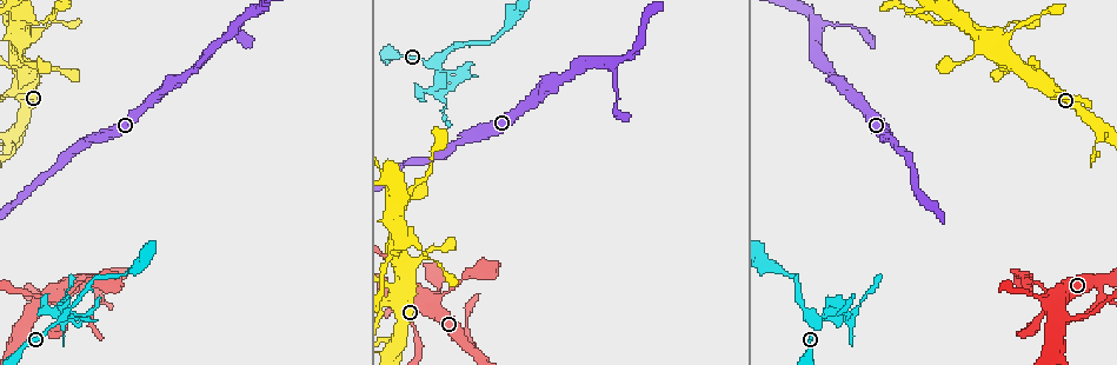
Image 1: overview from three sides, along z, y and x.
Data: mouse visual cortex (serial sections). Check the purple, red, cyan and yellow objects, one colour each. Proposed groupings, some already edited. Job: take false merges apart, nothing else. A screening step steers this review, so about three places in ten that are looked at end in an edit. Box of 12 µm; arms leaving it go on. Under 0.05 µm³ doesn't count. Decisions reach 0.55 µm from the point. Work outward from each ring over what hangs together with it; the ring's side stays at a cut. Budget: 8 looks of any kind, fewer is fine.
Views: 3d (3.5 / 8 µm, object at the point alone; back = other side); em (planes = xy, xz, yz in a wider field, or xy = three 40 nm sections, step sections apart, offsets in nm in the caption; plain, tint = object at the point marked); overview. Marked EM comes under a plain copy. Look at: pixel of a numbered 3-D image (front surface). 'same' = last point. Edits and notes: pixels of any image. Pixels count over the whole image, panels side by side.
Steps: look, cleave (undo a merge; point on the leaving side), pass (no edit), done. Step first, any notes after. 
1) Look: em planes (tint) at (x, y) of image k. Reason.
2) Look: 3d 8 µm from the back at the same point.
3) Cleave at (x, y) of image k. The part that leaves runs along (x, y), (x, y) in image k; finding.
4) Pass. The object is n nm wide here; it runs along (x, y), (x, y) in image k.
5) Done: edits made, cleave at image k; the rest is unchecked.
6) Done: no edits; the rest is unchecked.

Look: 3d 8 µm at (811, 318) of image 1. Three-way junction.

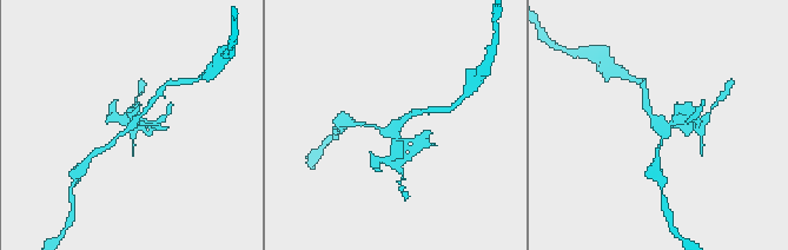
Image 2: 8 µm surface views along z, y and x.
Look: em planes (tint) at (129, 124) of image 2. Now the EM.

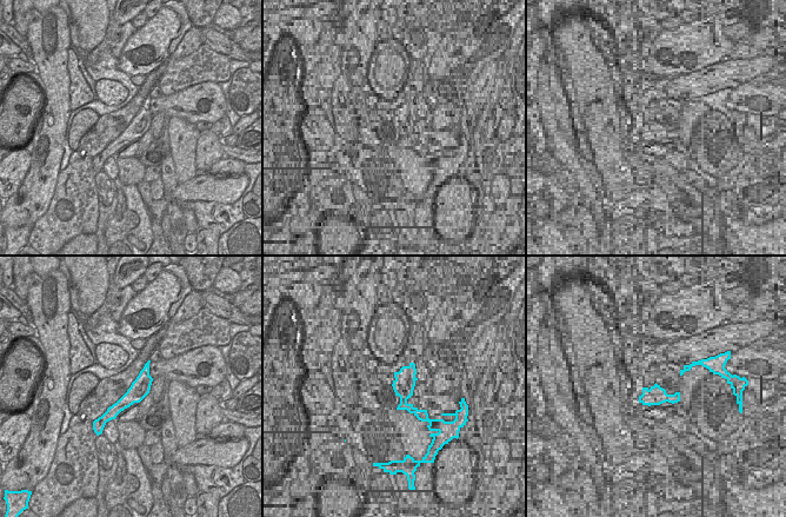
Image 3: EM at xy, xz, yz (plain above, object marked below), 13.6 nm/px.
Cleave at (421, 138) of image 2. Two cells meet here.

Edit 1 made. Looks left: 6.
Look: overview. See it whole again.

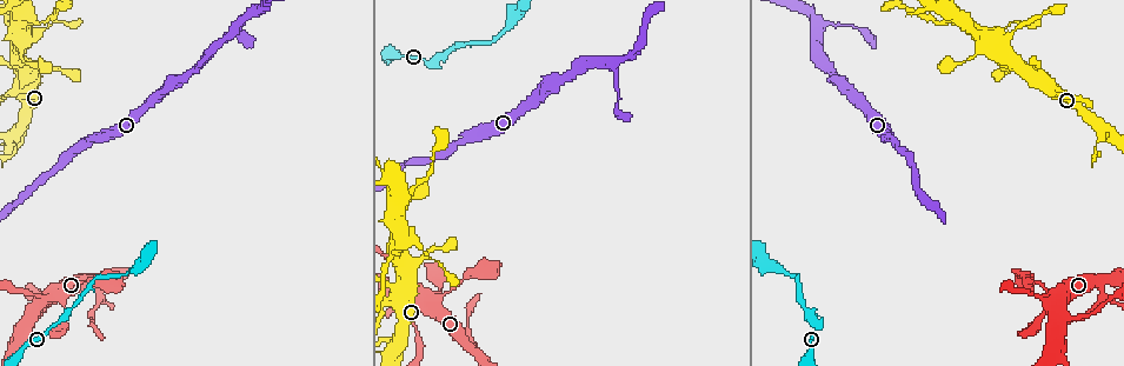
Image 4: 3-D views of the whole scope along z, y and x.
Look: 3d 3.5 µm at (1062, 311) of image 4. Four or more arms meet.

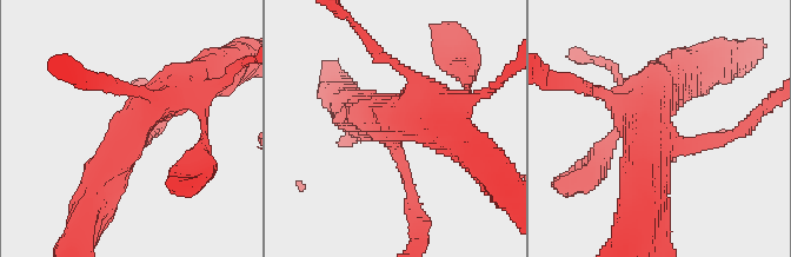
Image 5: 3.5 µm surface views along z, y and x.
Look: em xy step 1 (tint) at (654, 134) of image 5. 4 arms meet here; the arms are 150, 350, 450, 500 nm wide.

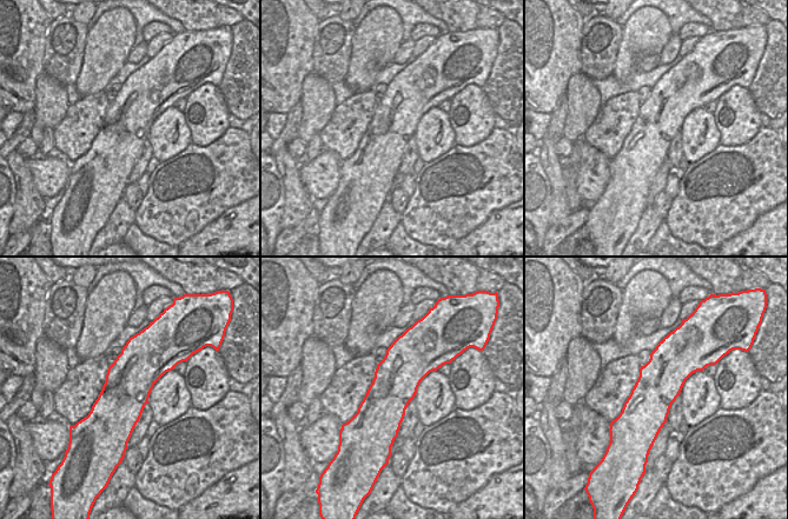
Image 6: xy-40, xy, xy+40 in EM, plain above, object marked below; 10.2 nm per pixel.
Pass. It runs along (183, 84), (132, 124), (88, 204) in image 5; one cell here.

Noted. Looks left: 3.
Look: 3d 8 µm at (99, 292) of image 4. Small branch off a trunk.

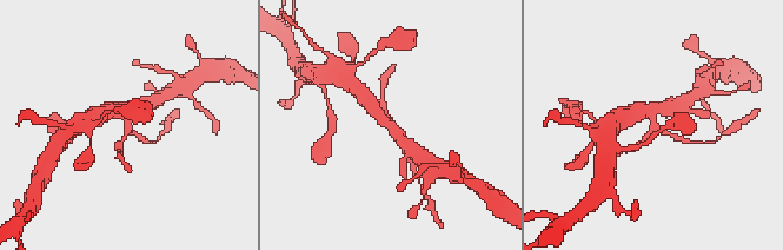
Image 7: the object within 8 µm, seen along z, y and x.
Look: em xy step 3 (tint) at (391, 119) of image 7. 4 arms meet here; the arms are 150, 150, 350, 450 nm wide.

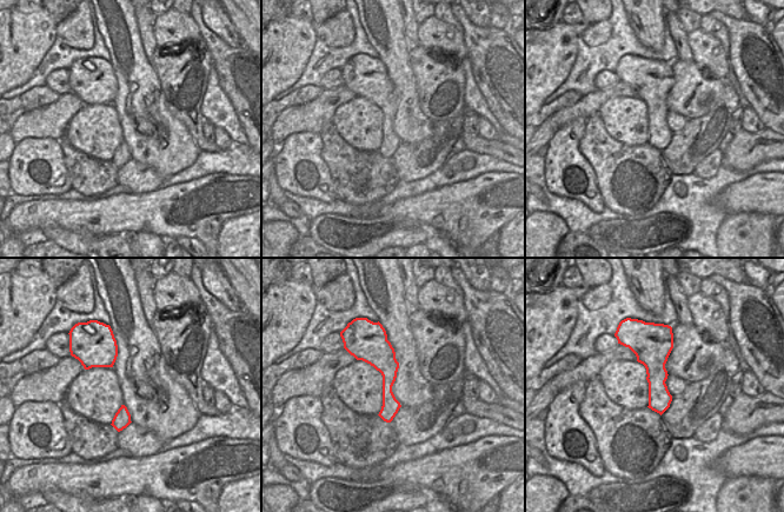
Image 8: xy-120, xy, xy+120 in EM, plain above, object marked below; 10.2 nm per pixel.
Cleave at (119, 144) of image 7. A border runs along (664, 366), (652, 367), (648, 376) in image 8; two cells meet here.

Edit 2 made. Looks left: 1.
Done: edits made, cleave at image 2, cleave at image 7; the rest is unchecked.

